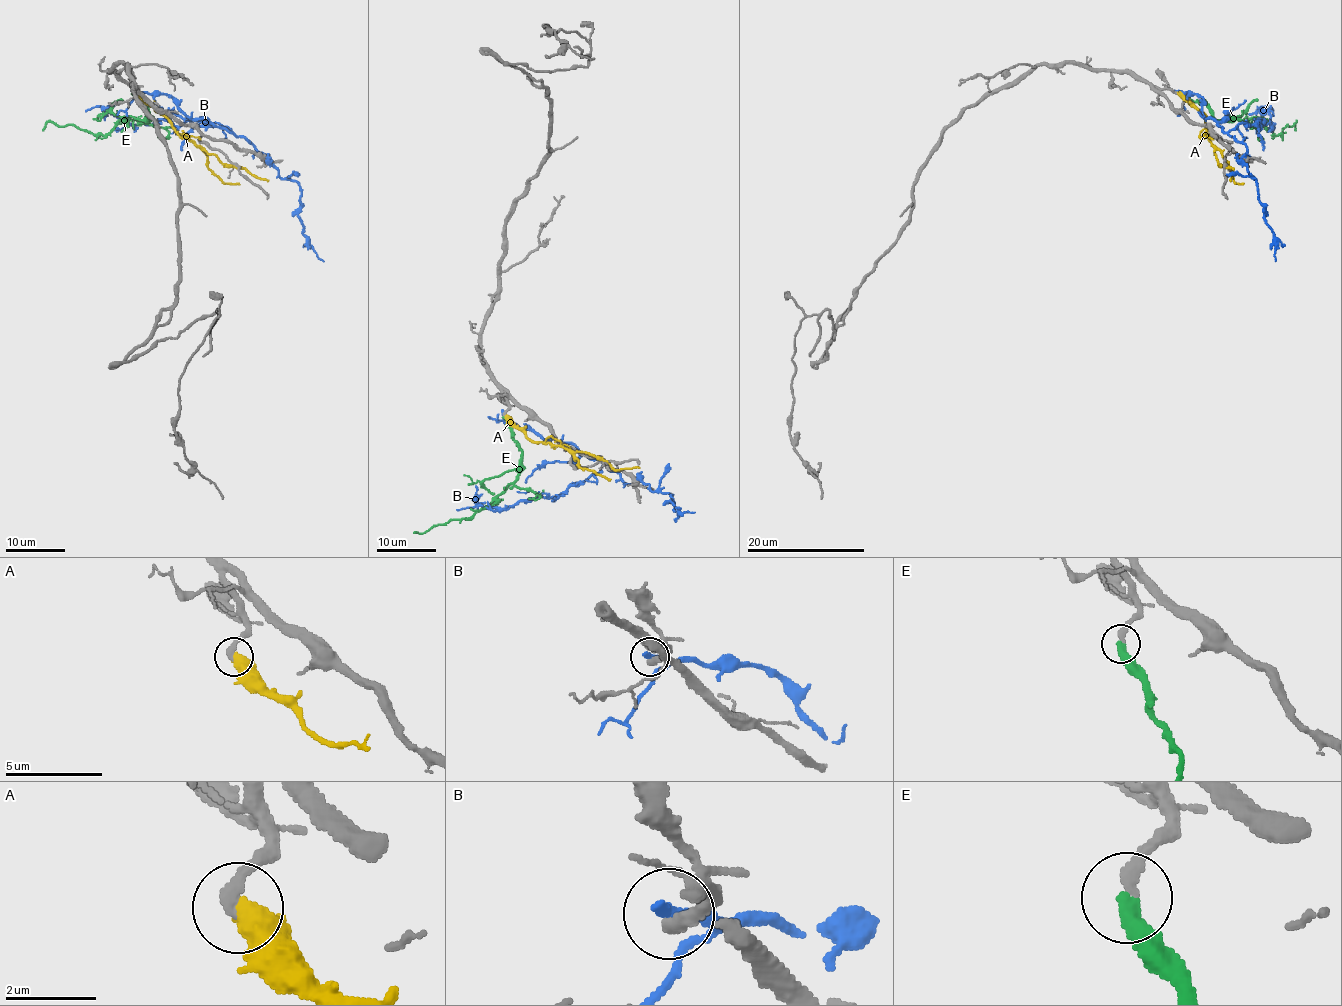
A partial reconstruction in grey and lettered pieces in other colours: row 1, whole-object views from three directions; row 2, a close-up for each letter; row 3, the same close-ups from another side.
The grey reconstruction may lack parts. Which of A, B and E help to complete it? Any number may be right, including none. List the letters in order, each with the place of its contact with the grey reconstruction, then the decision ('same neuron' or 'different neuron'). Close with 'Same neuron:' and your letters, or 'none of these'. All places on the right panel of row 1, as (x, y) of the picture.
A: (1178, 93) | different neuron
B: (1177, 91) | different neuron
E: (1180, 93) | same neuron
Same neuron: E

